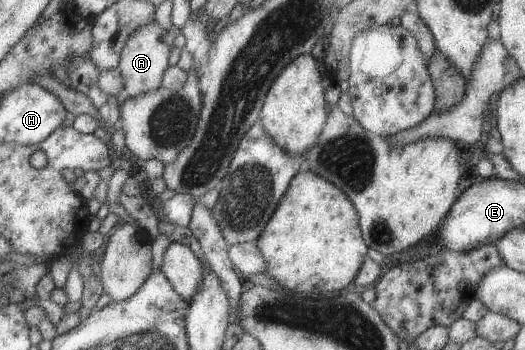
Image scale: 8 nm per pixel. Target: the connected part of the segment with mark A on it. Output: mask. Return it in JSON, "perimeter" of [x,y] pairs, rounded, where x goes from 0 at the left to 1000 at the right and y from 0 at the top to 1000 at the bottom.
{"perimeter":[[[288,54],[282,66],[257,77],[242,106],[229,149],[223,197],[232,217],[236,266],[242,277],[261,274],[269,266],[290,260],[305,246],[309,211],[320,191],[322,131],[310,120],[314,86]]]}

